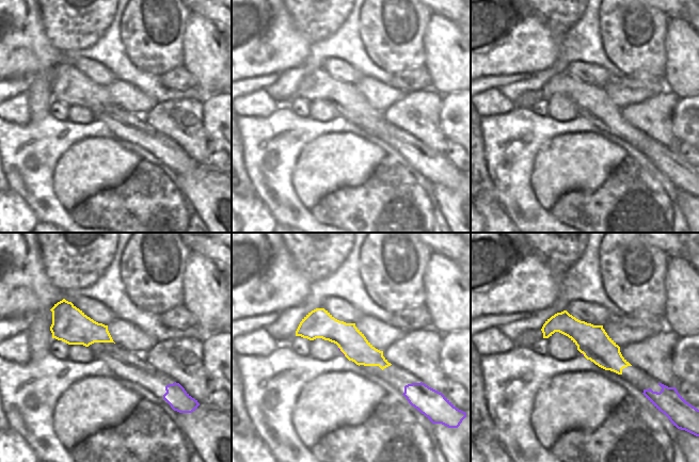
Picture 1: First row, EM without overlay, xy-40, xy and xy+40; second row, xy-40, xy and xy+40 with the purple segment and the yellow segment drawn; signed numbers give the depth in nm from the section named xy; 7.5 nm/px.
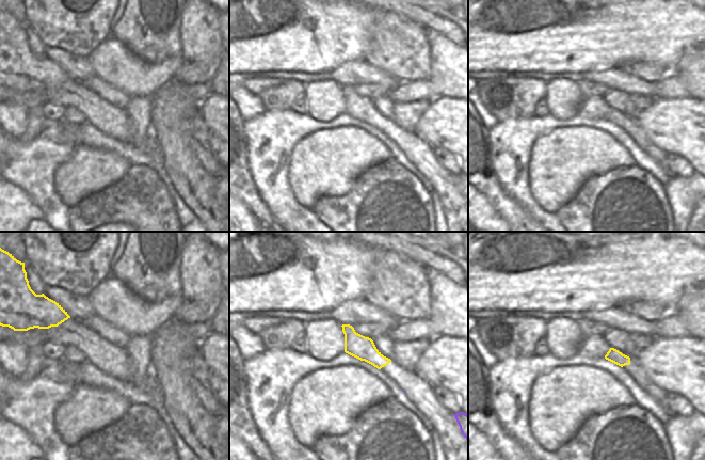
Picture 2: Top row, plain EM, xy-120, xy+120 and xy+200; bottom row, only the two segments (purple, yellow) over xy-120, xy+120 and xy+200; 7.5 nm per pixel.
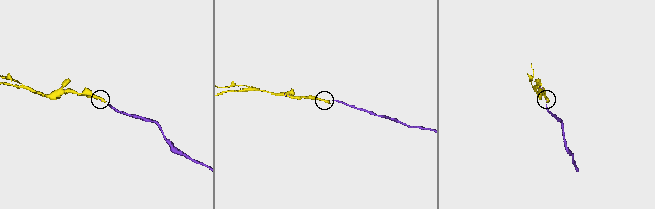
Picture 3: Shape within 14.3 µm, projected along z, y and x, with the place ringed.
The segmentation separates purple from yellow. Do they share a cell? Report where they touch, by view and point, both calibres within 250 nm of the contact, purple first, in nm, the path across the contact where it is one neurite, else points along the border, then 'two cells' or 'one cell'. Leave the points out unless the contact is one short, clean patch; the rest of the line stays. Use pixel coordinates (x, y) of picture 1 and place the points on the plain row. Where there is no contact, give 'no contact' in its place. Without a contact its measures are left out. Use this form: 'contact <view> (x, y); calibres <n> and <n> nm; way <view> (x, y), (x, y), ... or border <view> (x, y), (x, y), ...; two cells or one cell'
contact xy (340, 112); calibres 20 and 200 nm; two cells

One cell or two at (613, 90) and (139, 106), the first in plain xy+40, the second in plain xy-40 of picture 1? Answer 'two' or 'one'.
one

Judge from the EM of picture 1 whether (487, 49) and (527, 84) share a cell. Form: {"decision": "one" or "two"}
{"decision": "two"}

